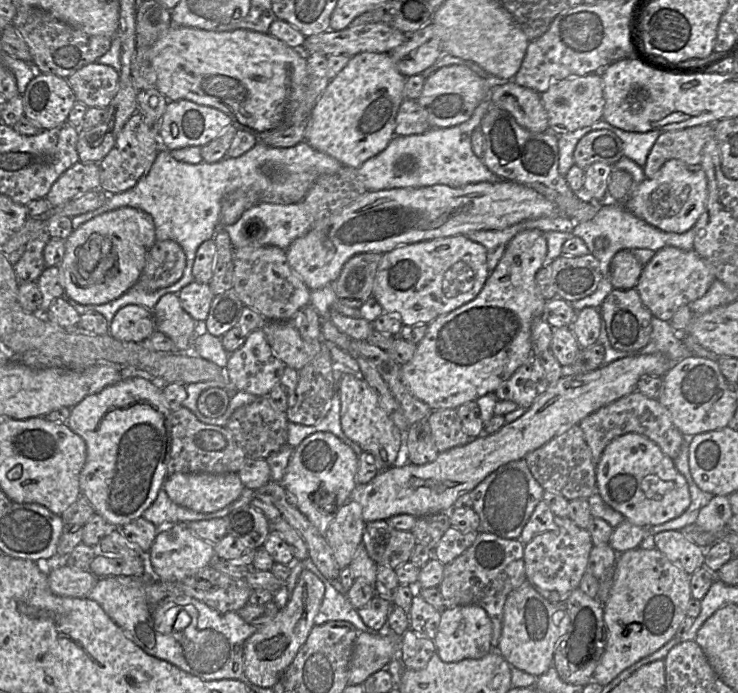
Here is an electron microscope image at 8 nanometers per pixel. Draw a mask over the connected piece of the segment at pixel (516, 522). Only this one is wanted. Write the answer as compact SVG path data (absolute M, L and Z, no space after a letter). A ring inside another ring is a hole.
M525 459L502 465L471 491L472 508L480 518L479 530L501 538L518 539L535 507L543 499L544 491Z

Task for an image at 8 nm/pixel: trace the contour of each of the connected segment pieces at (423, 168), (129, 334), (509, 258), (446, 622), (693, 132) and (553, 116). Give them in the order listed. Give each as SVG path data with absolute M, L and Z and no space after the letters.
M489 96L474 110L469 120L448 128L430 128L422 134L395 135L388 146L366 160L358 172L368 191L426 187L435 184L462 187L478 181L504 180L491 172L472 148L472 134L492 105Z
M139 305L122 307L110 324L109 335L122 342L147 344L156 330L151 310Z
M531 229L516 234L509 242L500 263L497 265L496 269L491 272L479 295L462 307L450 312L449 314L441 315L428 324L427 333L424 338L417 343L417 348L412 359L401 365L401 379L410 392L415 397L428 404L433 410L447 408L457 409L467 402L476 401L487 393L495 392L502 383L508 380L517 368L519 368L530 357L530 355L533 354L531 325L534 318L541 315L544 316L544 307L547 302L542 297L537 287L536 274L547 263L548 247L545 233L538 229Z
M462 605L453 608L446 608L441 612L441 620L438 631L434 638L436 653L444 662L459 662L464 659L480 659L492 650L497 650L491 645L492 622L487 612L477 605Z
M711 124L661 132L643 166L646 178L654 178L663 164L671 159L700 165L703 147L713 136L714 127Z
M591 73L555 82L541 94L541 100L548 115L549 130L557 136L590 126L603 118L605 99L601 73Z

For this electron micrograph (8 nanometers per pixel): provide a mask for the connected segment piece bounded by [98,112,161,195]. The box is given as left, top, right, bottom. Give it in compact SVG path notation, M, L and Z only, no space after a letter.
M139 112L133 114L118 135L112 150L98 163L100 190L110 195L122 193L134 187L149 171L159 154L160 148L158 135L150 130Z

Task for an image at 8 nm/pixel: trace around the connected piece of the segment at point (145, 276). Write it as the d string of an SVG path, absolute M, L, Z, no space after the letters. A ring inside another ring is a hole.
M156 240L135 286L146 292L169 287L181 279L185 267L186 254L180 244L173 240Z

